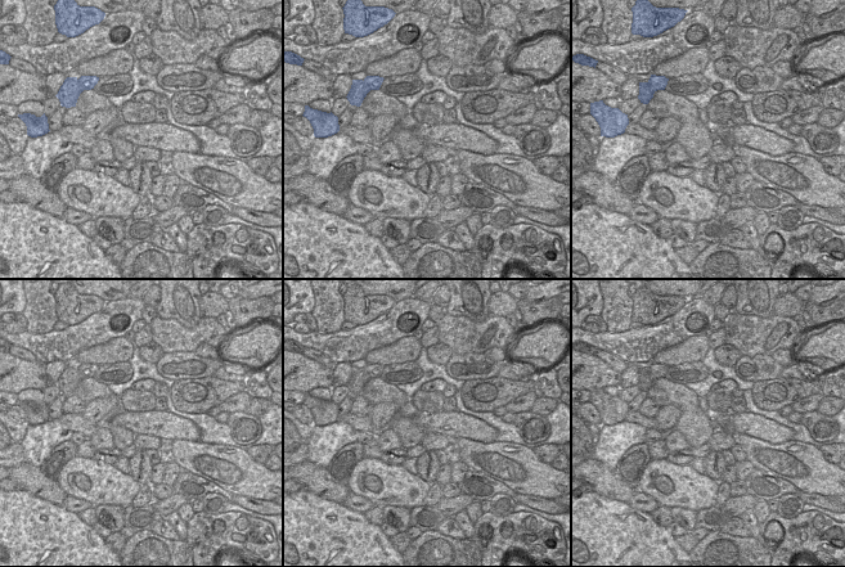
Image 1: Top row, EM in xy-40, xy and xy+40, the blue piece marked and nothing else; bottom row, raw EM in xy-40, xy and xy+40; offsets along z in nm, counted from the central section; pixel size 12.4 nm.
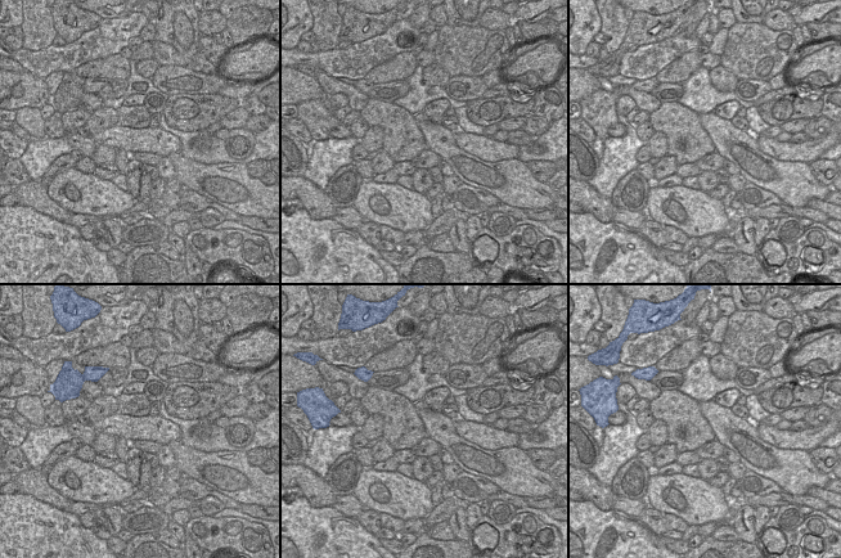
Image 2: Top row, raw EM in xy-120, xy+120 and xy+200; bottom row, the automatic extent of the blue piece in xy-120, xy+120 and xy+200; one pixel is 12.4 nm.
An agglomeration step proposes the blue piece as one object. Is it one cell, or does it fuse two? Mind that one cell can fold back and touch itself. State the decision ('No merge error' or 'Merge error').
Merge error.

